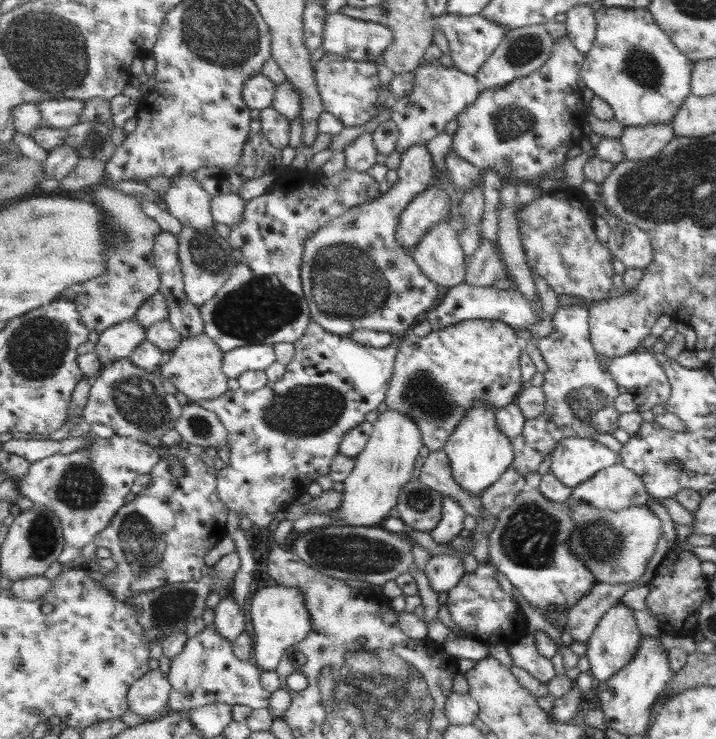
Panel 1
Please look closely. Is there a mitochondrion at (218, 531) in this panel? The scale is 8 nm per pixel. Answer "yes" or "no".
no

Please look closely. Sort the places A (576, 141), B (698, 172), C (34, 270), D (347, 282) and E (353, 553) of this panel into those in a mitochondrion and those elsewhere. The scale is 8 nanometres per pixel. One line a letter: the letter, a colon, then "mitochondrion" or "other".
A: other
B: mitochondrion
C: other
D: mitochondrion
E: mitochondrion

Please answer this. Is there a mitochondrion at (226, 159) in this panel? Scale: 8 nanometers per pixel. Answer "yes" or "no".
no

